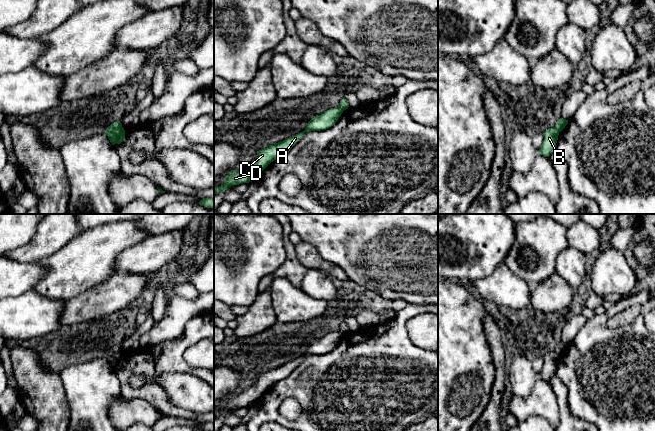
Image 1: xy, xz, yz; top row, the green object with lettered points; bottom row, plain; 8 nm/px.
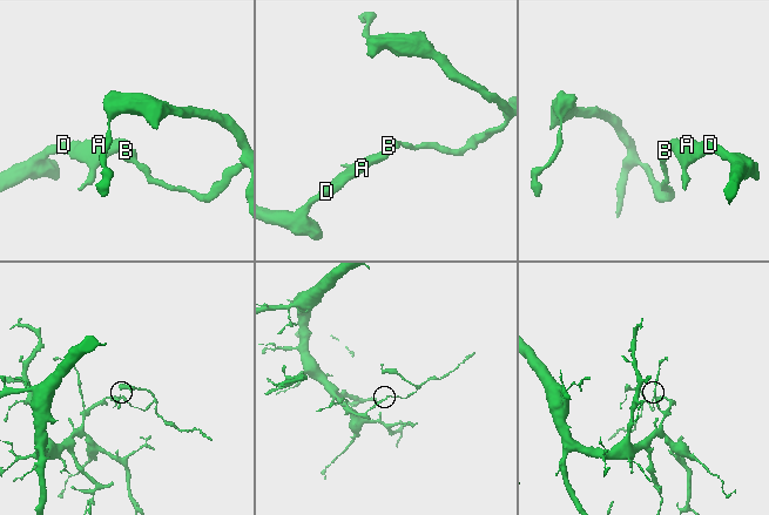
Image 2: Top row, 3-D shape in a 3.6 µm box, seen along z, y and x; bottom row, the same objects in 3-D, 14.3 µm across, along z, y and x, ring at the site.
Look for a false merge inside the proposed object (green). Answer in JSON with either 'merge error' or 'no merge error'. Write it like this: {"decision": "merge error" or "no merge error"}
{"decision": "merge error"}

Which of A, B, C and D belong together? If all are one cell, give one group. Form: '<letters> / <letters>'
A C D / B

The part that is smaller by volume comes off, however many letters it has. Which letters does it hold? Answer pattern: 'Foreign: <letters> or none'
Foreign: B

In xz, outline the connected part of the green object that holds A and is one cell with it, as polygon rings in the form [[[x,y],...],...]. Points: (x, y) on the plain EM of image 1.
[[[340,331],[331,332],[323,338],[314,341],[308,346],[306,353],[290,362],[260,374],[254,385],[249,386],[240,394],[232,395],[225,401],[223,409],[214,413],[214,418],[227,414],[229,411],[243,407],[249,407],[258,401],[262,395],[274,384],[287,378],[291,372],[302,362],[305,356],[326,354],[333,350],[343,337]]]

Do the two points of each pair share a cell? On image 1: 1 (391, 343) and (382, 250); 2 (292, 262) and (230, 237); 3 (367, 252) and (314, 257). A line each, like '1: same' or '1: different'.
1: different
2: different
3: different

